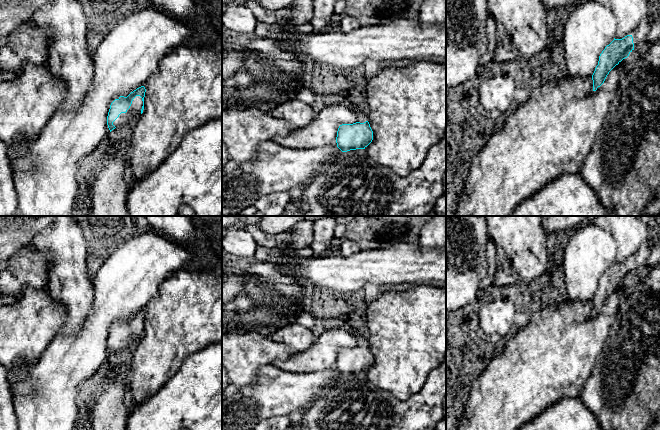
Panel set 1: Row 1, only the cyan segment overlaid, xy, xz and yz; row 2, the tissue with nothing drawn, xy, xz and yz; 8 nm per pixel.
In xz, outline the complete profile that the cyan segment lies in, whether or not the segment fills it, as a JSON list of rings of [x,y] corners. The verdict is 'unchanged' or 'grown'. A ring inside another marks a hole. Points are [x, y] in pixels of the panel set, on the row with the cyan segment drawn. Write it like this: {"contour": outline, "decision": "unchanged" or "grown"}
{"contour": [[[349,104],[349,106],[357,113],[358,121],[339,126],[336,143],[342,152],[365,149],[373,140],[373,131],[367,114],[363,113],[355,104]]], "decision": "grown"}

